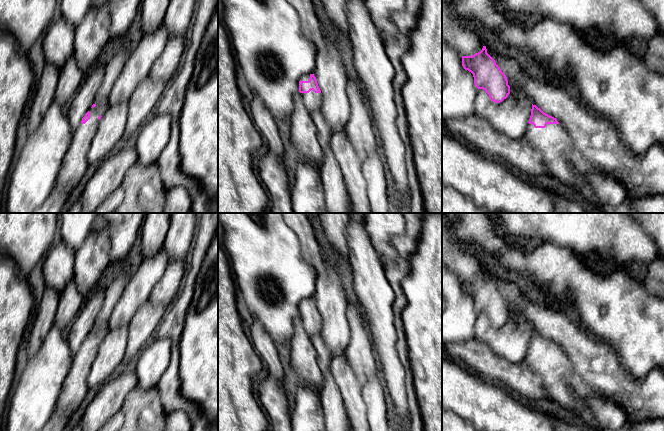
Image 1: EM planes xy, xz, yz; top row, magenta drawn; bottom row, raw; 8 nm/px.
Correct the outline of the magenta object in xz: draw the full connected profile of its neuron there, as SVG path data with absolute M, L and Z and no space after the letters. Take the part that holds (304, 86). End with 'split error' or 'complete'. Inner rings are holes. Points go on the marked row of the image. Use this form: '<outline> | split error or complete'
M314 74L301 77L299 81L299 92L301 93L306 109L310 113L321 108L323 96Z | split error

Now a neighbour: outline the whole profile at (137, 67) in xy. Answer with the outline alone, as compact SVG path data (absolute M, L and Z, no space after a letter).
M165 26L144 34L136 49L128 55L124 67L109 95L109 105L128 102L137 86L146 78L162 54L169 39Z

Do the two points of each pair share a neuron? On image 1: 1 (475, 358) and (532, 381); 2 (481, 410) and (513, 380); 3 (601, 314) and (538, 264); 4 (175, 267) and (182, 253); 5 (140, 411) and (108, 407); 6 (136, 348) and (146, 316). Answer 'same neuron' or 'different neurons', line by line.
1: same neuron
2: different neurons
3: same neuron
4: different neurons
5: different neurons
6: same neuron

